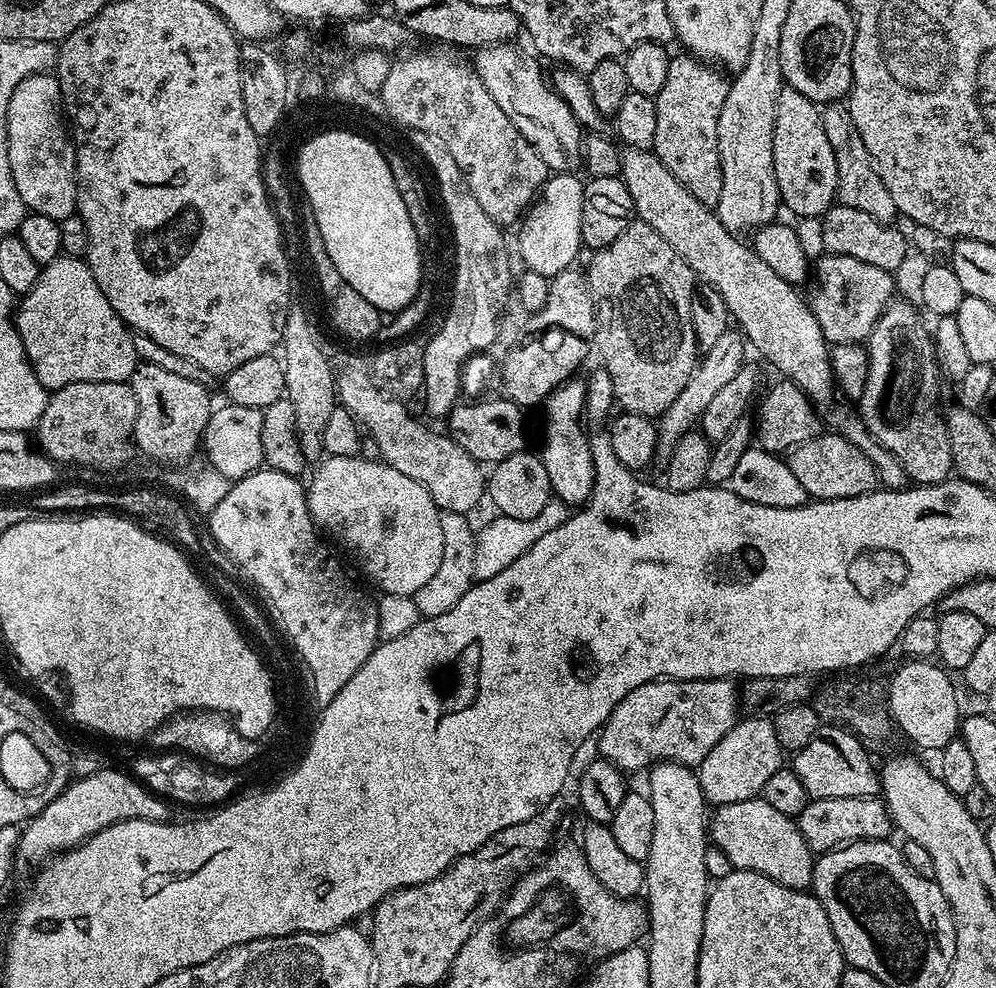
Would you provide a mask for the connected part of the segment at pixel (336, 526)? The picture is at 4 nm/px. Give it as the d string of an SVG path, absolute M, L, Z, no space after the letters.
M363 455L328 456L315 465L316 473L306 484L312 521L329 537L332 535L360 563L361 570L380 587L381 593L413 597L442 566L441 509L437 508L434 498L430 498L426 486L414 482L414 478L402 474L402 470L394 470L394 466L379 458L364 459Z

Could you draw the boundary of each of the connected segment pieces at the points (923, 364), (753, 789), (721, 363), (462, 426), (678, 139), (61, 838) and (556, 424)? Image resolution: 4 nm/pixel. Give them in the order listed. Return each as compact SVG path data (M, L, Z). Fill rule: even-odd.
M893 302L881 311L866 347L866 386L858 393L858 411L870 434L906 470L913 485L940 484L953 475L950 438L941 409L936 409L938 363L933 333L920 321L917 305Z
M763 716L737 719L736 725L702 758L698 775L702 794L709 805L755 800L763 793L766 782L785 763L786 753L774 734L771 719Z
M729 330L703 353L686 386L682 386L682 394L678 394L678 398L674 398L674 402L670 402L668 409L658 418L656 455L661 461L667 462L678 441L699 425L706 406L710 406L710 401L730 383L730 378L734 378L734 374L738 374L740 368L745 367L744 348L746 349L745 337L739 331Z
M480 398L475 402L458 402L446 417L447 435L452 437L455 444L462 446L466 454L470 454L484 466L498 464L506 457L525 451L529 447L528 436L524 433L525 409L512 400L492 399L494 398Z
M691 54L673 55L666 83L655 96L658 110L658 126L654 129L652 148L656 156L702 202L715 209L722 198L722 166L718 150L718 114L722 114L722 102L726 102L729 81L723 71L713 65L697 60Z
M101 767L89 776L73 779L65 792L58 794L58 798L50 801L38 815L23 825L18 849L19 859L24 859L28 864L39 865L53 854L75 848L103 828L123 820L167 821L167 807L169 805L159 795L149 791L134 775Z
M571 378L565 381L549 394L542 404L542 410L544 410L544 450L542 450L542 457L546 471L550 476L552 496L569 506L583 506L588 501L596 477L594 458L592 457L592 441L582 423L584 399L586 398L585 381L578 379Z

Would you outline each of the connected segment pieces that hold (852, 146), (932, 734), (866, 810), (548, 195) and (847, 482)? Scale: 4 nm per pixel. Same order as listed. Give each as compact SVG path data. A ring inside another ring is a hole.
M847 103L823 105L820 117L822 127L826 129L826 142L830 142L830 150L834 150L834 162L838 166L836 200L854 210L862 210L862 214L878 218L878 222L892 224L898 216L894 197L890 194L890 190L886 190L886 182L882 182L876 163L870 158L870 150L866 150L866 142L862 142L862 134L858 134L854 118L850 118Z
M909 659L892 676L892 681L886 684L888 708L892 711L892 718L897 729L900 728L920 748L933 748L939 750L945 748L950 741L957 739L958 729L962 723L962 711L956 701L956 688L947 671L939 663L928 660Z
M863 796L862 798L822 798L821 800L809 799L808 805L802 810L802 814L798 817L800 825L800 833L802 838L806 838L806 846L810 846L810 850L814 854L823 854L831 852L834 848L839 848L846 844L852 844L855 840L883 840L889 835L888 831L893 831L894 825L891 816L888 815L888 808L884 805L883 799L873 798L871 796Z
M552 174L544 182L535 200L525 211L518 224L518 235L521 238L522 253L525 258L527 271L537 272L549 278L556 276L560 271L566 271L573 267L575 258L582 252L580 235L582 234L582 198L584 197L583 179L579 180L576 174Z
M835 434L815 436L813 440L796 445L787 453L786 459L790 470L794 470L794 478L802 482L802 486L813 501L854 498L877 491L876 471L870 458L866 458L866 454L862 454L862 450L854 446L854 442L841 436Z

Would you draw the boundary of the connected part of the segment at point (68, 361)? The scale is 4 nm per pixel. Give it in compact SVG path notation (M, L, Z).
M61 254L43 265L38 282L23 293L14 315L22 346L44 388L55 390L74 382L131 381L138 363L133 333L106 302L106 294L83 259Z

